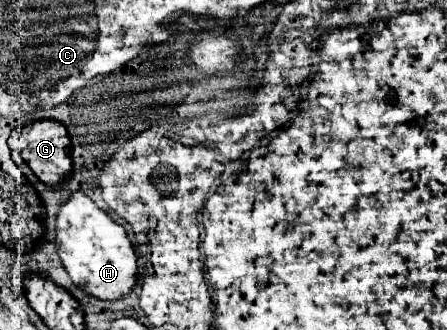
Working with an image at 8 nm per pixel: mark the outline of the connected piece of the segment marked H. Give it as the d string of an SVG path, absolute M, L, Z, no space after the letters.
M73 191L55 217L55 245L63 267L77 287L99 299L119 299L137 279L137 257L121 225L99 209L83 191Z

